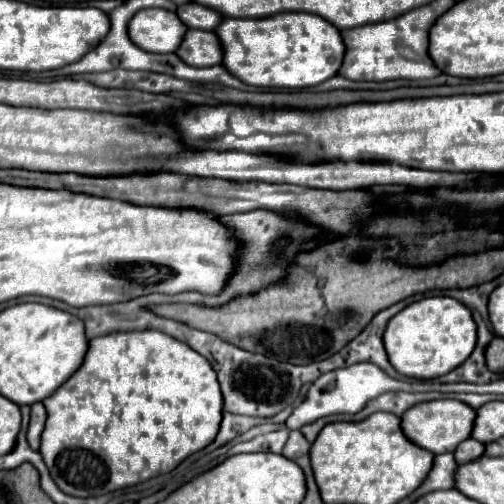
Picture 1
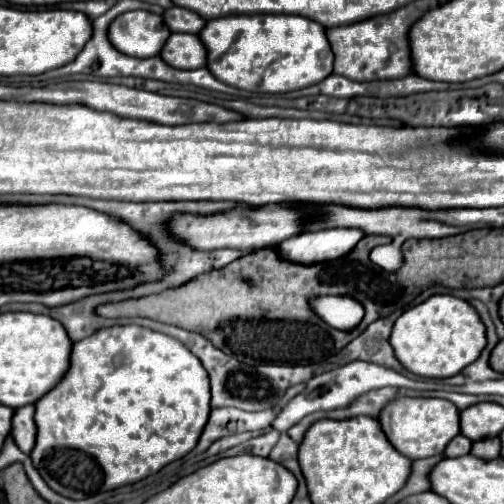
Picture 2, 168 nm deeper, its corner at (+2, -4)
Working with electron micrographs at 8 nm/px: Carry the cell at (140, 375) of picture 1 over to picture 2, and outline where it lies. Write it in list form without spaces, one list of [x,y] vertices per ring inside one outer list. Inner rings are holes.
[[[129,324],[129,326],[111,326],[111,328],[105,328],[105,330],[99,330],[79,342],[73,344],[73,350],[71,350],[71,364],[69,364],[69,370],[65,372],[65,376],[41,398],[37,400],[35,404],[35,424],[37,424],[37,440],[35,440],[35,448],[31,450],[31,460],[33,460],[33,466],[39,470],[41,478],[49,484],[49,488],[53,488],[57,494],[65,496],[65,498],[87,498],[91,494],[97,494],[97,492],[107,492],[107,490],[115,490],[119,486],[125,486],[125,484],[133,484],[133,482],[139,482],[151,474],[157,474],[163,466],[167,466],[169,462],[173,460],[179,460],[183,458],[185,454],[189,454],[205,424],[207,424],[207,418],[209,418],[209,376],[203,368],[203,364],[197,360],[197,356],[193,356],[193,352],[189,352],[179,340],[167,336],[167,334],[161,334],[161,332],[153,332],[149,328],[141,328],[141,326],[135,326],[135,324]]]

